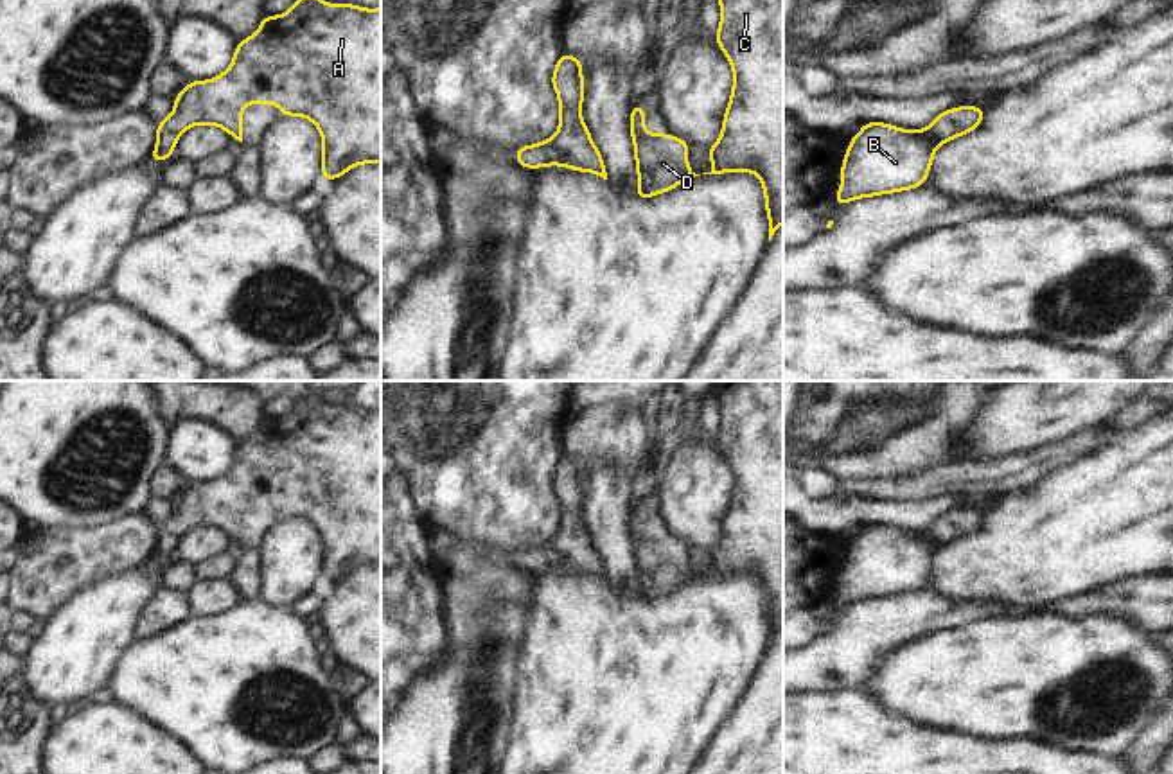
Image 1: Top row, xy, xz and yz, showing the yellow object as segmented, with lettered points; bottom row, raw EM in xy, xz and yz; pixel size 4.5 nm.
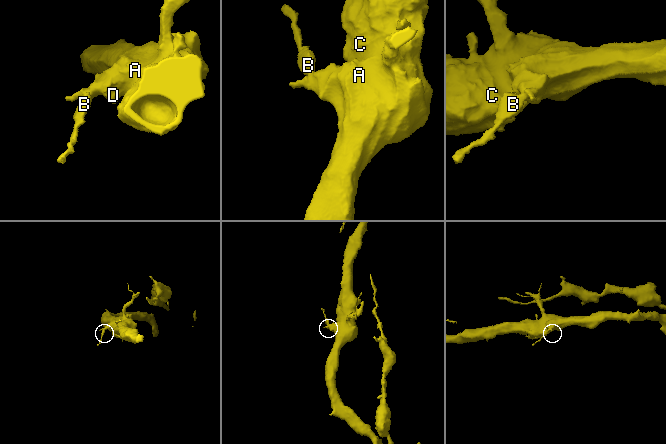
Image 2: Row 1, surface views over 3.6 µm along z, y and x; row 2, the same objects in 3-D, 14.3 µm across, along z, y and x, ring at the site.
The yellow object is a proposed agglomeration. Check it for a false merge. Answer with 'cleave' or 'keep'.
keep

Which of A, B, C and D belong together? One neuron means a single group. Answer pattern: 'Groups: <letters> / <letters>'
Groups: A B C D.

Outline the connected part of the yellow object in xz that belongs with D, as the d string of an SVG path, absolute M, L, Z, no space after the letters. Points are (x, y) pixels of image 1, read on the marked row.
M645 106L631 108L631 138L634 144L634 162L638 169L636 199L650 199L656 194L665 194L690 178L701 176L690 169L688 144L668 133L645 131Z

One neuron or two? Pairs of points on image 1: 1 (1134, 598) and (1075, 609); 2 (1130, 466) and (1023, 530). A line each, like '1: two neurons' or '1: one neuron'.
1: one neuron
2: one neuron

